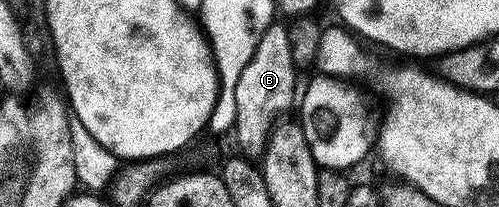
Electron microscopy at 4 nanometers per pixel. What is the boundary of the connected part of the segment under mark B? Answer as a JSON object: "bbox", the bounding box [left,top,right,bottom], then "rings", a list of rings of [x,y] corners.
{"bbox":[234,21,298,156],"rings":[[[280,21],[271,23],[266,29],[266,33],[262,33],[262,37],[258,41],[258,49],[254,49],[254,57],[250,57],[250,61],[246,61],[246,69],[242,69],[242,77],[238,77],[238,85],[234,91],[234,101],[236,102],[234,136],[236,135],[236,143],[244,150],[241,152],[245,156],[263,156],[264,146],[268,142],[268,132],[278,117],[276,111],[290,106],[291,103],[293,106],[294,100],[297,98],[296,75],[298,75],[298,69],[294,65],[294,53],[290,53],[290,35],[291,30],[287,26],[283,27]]]}

